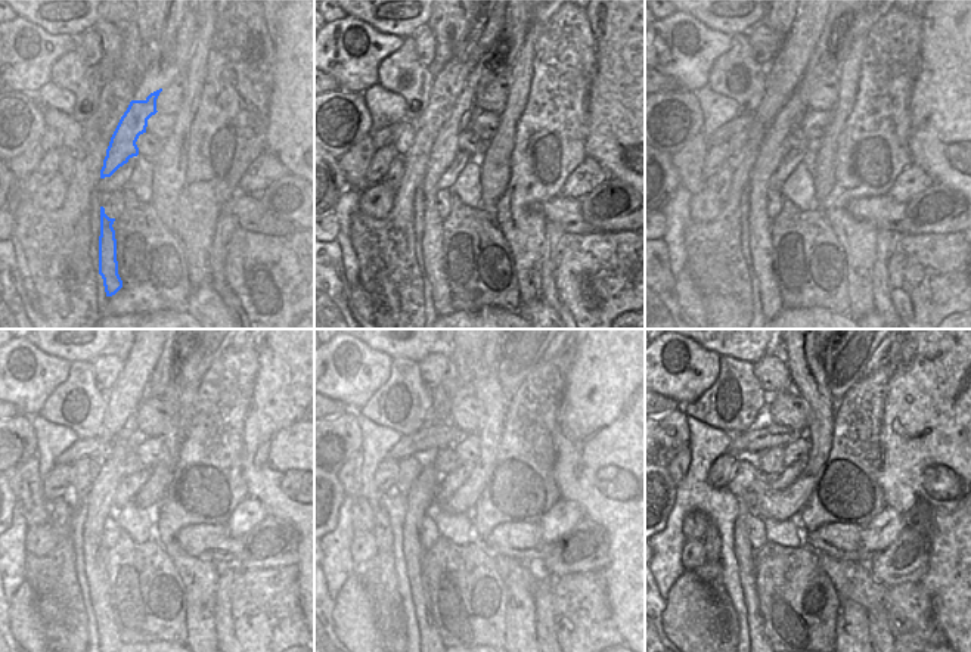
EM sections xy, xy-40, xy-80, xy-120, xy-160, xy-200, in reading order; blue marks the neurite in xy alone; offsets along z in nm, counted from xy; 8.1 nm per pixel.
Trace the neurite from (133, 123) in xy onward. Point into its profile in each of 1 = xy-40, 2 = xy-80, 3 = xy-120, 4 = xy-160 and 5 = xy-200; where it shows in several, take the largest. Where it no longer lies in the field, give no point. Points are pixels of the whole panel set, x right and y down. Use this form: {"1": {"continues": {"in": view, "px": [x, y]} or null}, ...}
{"1": {"continues": {"in": "xy-40", "px": [446, 146]}}, "2": {"continues": {"in": "xy-80", "px": [773, 146]}}, "3": {"continues": {"in": "xy-120", "px": [87, 522]}}, "4": {"continues": {"in": "xy-160", "px": [421, 496]}}, "5": {"continues": {"in": "xy-200", "px": [744, 552]}}}

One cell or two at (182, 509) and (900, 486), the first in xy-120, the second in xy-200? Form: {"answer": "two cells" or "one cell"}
{"answer": "two cells"}

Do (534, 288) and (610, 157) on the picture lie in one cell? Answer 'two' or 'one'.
two

